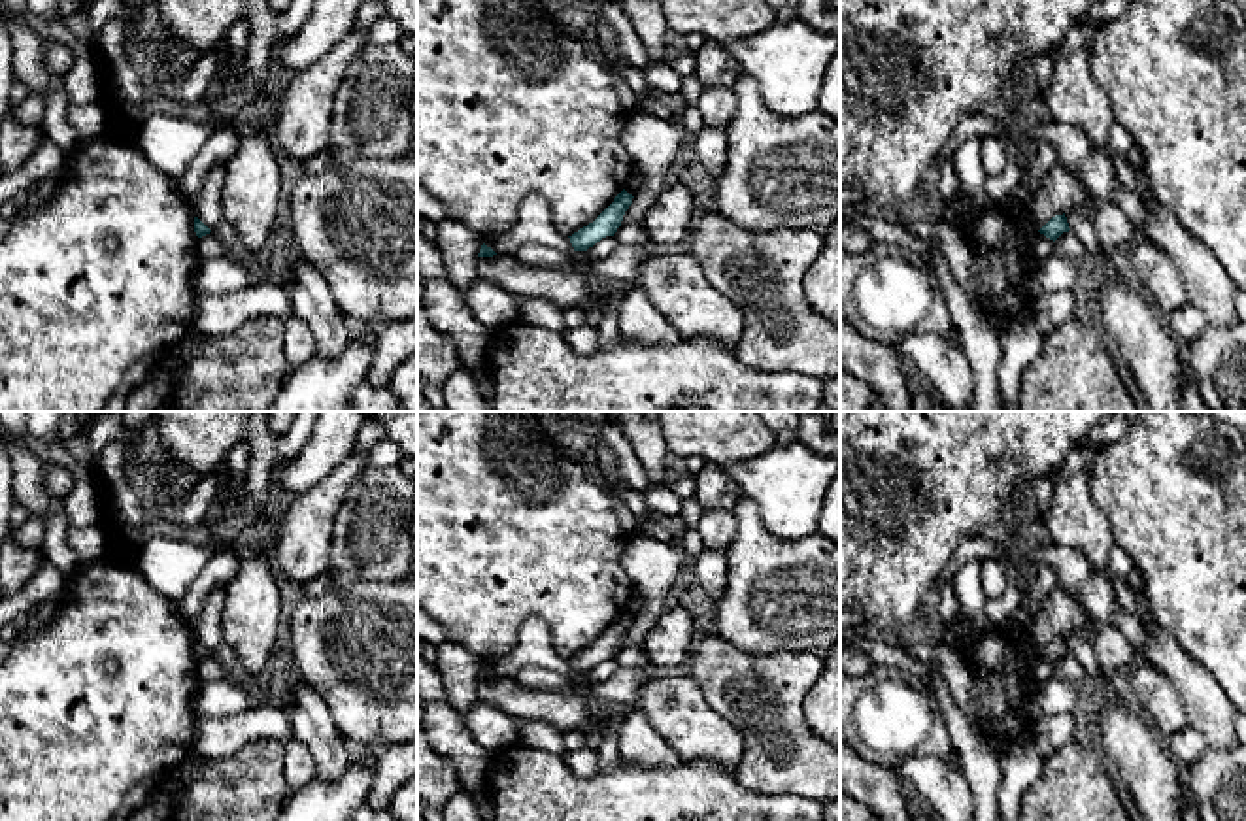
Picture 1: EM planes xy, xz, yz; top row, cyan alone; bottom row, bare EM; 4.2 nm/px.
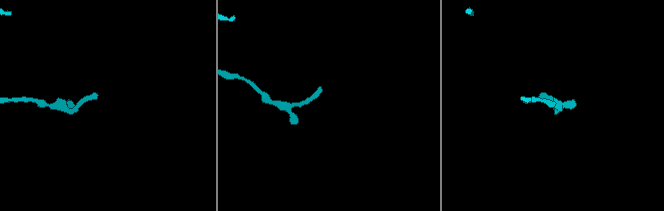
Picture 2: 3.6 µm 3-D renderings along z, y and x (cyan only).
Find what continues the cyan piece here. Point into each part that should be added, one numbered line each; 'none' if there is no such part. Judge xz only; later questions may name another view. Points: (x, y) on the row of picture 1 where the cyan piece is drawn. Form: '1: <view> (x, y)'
none

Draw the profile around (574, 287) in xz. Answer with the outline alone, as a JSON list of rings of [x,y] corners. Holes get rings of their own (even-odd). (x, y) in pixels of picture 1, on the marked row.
[[[514,255],[478,257],[478,276],[497,283],[500,289],[519,298],[546,298],[559,306],[589,310],[608,308],[612,285],[597,281],[576,259],[566,270],[532,268],[514,259]]]

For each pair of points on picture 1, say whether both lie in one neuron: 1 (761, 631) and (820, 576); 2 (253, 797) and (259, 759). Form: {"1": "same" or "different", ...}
{"1": "same", "2": "same"}

